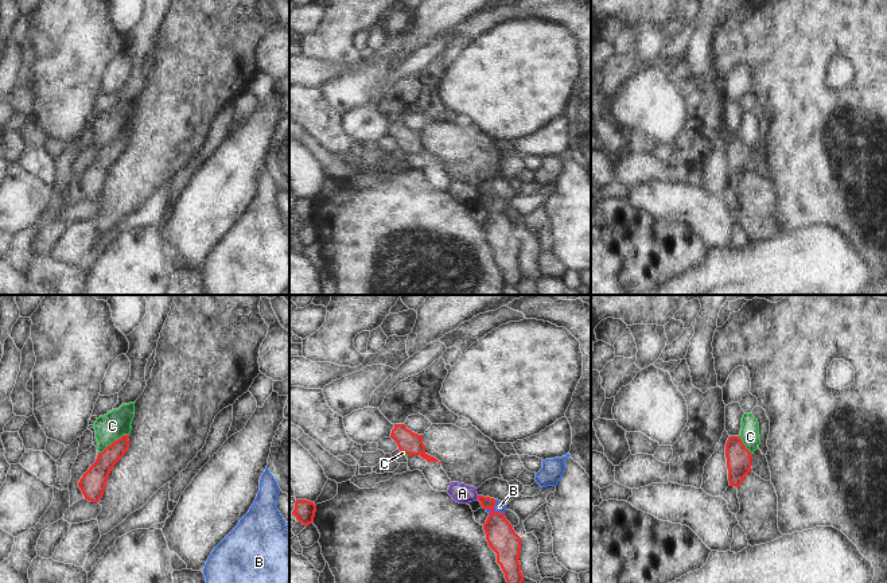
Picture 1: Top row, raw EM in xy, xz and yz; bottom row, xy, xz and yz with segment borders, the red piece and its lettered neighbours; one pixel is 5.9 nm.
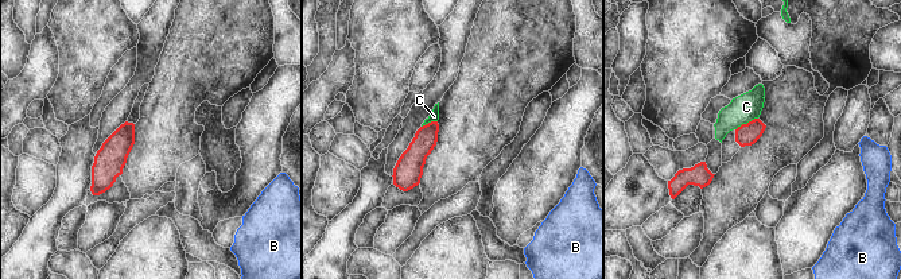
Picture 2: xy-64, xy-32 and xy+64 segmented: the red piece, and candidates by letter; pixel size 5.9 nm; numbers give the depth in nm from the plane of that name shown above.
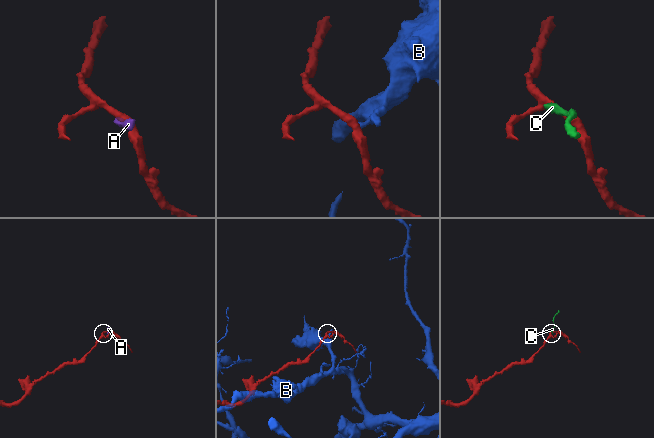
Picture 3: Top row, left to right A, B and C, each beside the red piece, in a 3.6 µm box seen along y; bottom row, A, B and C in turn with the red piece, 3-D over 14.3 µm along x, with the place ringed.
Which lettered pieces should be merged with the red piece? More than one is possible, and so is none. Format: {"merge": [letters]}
{"merge": []}

